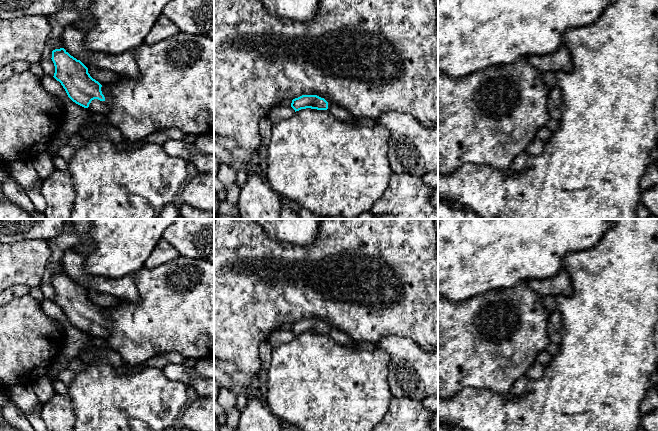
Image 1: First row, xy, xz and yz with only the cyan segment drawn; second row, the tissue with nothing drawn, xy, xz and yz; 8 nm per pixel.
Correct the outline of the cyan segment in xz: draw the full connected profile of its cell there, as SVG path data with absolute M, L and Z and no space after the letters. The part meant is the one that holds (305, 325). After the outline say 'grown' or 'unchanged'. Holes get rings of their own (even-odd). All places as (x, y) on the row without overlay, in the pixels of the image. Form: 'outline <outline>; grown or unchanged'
outline M302 319L292 324L291 331L296 335L311 332L317 334L327 334L335 342L355 348L354 340L342 331L332 326L327 326L317 319Z; grown

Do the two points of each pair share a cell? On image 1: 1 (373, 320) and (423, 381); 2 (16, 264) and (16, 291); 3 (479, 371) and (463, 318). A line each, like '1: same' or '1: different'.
1: different
2: different
3: same

